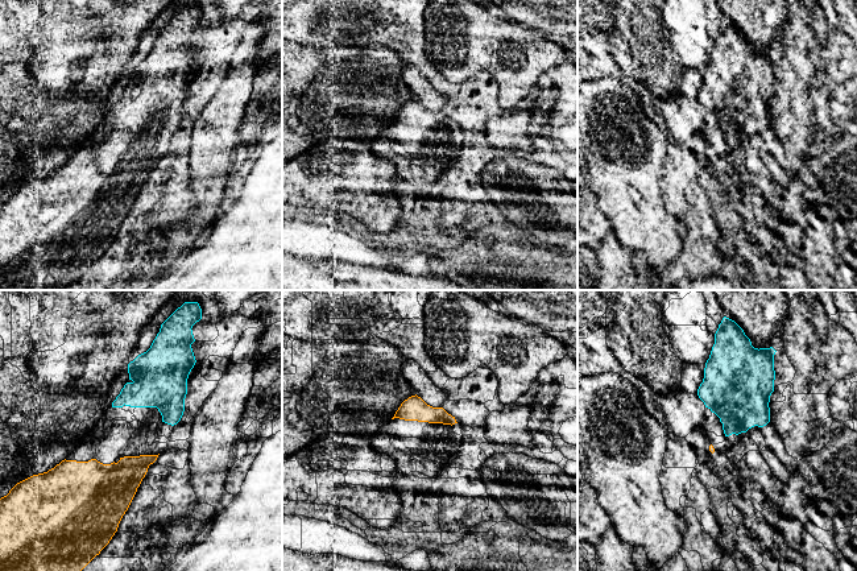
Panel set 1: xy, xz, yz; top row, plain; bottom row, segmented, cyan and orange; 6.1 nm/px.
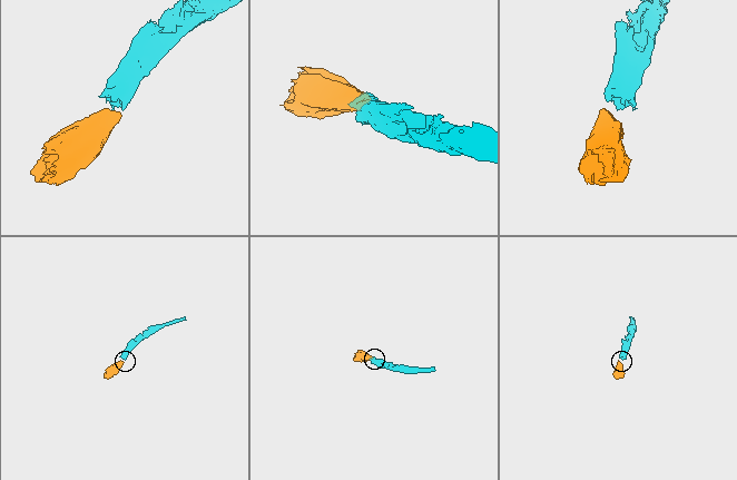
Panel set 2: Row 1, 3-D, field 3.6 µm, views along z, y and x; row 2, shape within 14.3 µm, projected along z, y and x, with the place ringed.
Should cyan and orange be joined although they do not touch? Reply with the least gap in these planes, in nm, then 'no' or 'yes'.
190 nm | yes

